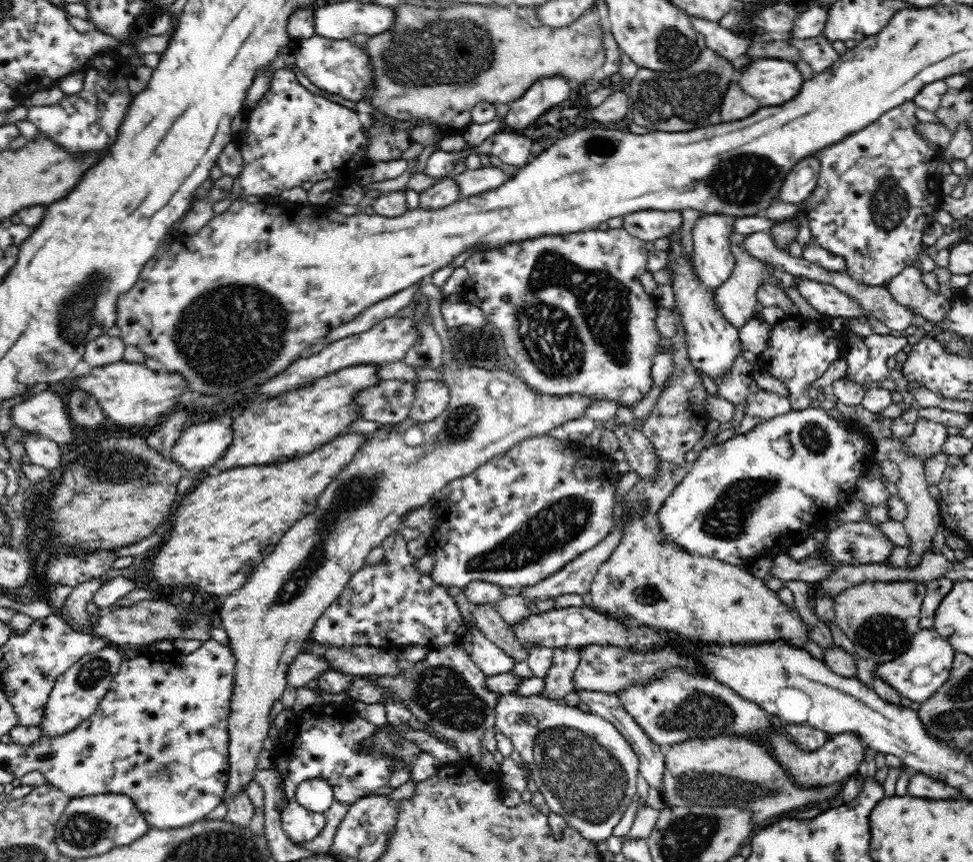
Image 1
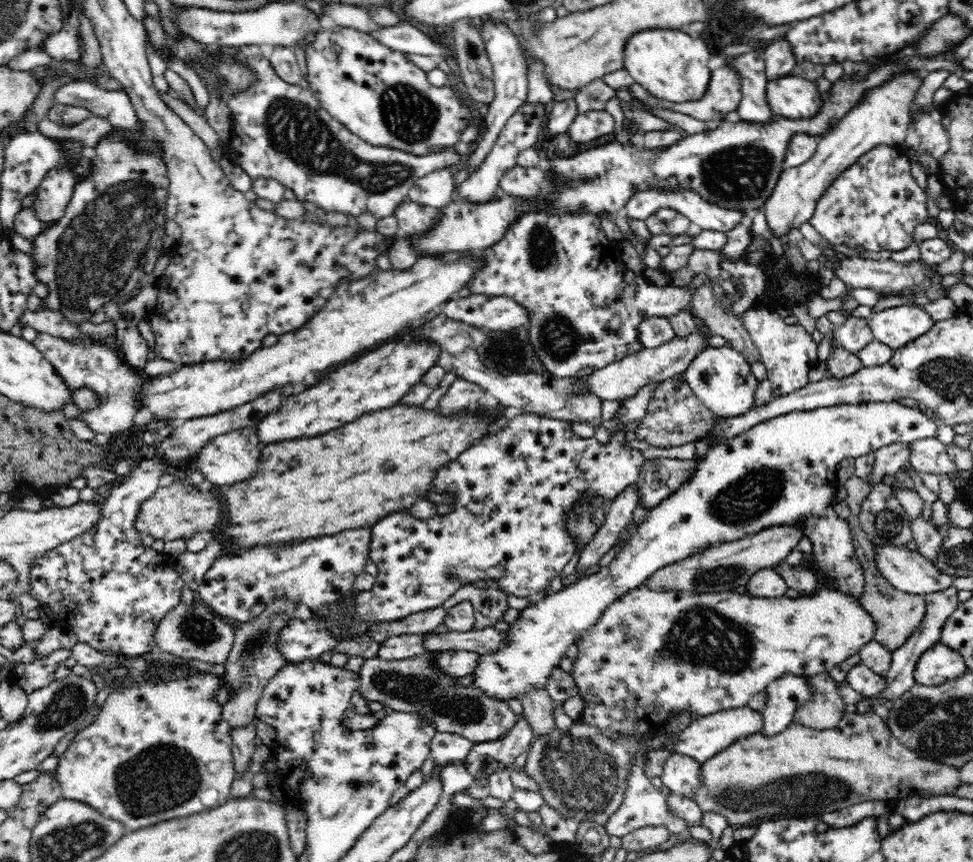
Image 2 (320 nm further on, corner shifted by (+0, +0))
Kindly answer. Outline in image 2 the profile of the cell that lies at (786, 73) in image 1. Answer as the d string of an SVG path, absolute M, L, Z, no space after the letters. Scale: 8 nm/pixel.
M792 74L767 83L766 92L773 114L793 121L814 118L823 103L814 82Z

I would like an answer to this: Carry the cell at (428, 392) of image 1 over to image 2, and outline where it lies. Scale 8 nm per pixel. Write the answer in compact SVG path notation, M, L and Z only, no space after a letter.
M457 377L439 401L439 412L441 414L452 414L452 412L456 412L460 408L477 404L484 394L486 394L486 390L479 384Z

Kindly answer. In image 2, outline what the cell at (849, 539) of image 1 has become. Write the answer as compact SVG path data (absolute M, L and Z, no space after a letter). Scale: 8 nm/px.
M882 545L875 549L879 572L903 593L924 596L953 586L953 577L938 571L932 561L917 550L902 545Z

